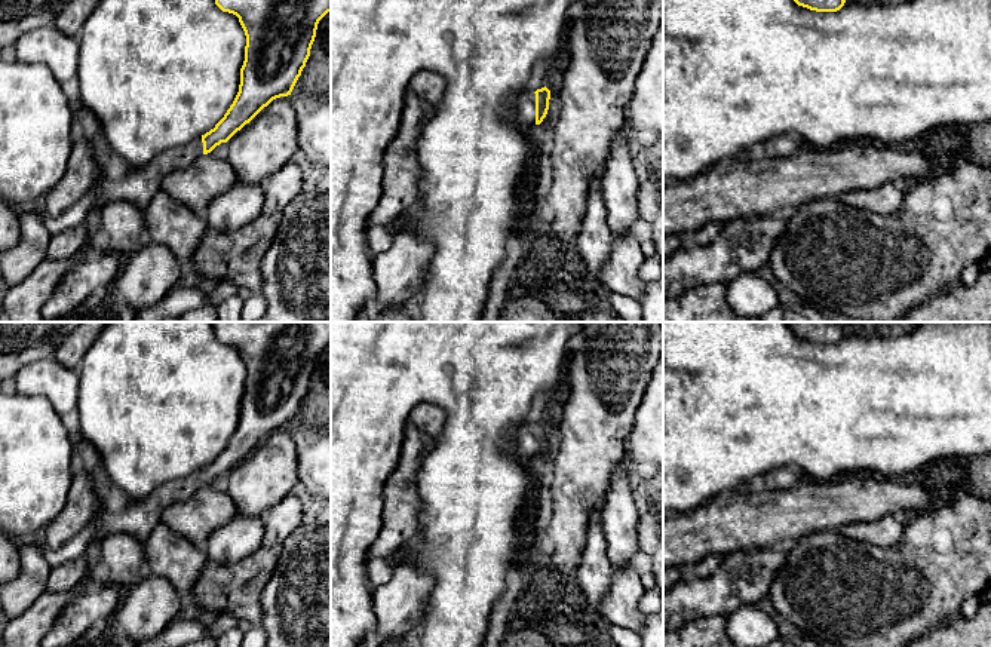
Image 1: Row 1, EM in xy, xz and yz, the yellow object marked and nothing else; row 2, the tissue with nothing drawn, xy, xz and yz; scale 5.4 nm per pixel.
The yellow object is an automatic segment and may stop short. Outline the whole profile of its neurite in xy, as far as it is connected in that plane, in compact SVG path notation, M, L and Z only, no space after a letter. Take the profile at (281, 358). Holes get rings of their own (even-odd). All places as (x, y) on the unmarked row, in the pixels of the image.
M212 322L212 328L223 344L239 350L246 368L239 424L224 450L200 470L165 482L142 499L123 500L116 509L95 515L79 534L62 546L50 549L43 545L43 555L50 568L83 556L96 536L129 533L145 543L166 508L187 500L194 490L208 487L221 475L227 475L273 432L291 427L310 389L317 356L331 344L331 322Z

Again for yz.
M788 322L789 329L803 340L816 344L837 344L846 332L832 322Z

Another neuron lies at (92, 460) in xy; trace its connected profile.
M79 436L77 442L82 448L85 470L90 475L93 488L99 499L96 515L116 509L113 502L116 500L117 491L104 469L99 451L83 436Z

